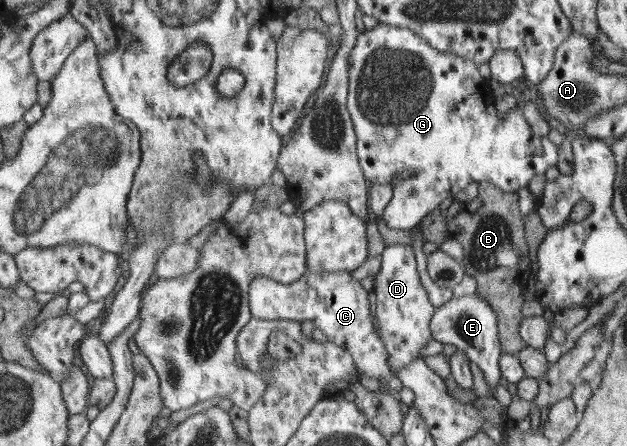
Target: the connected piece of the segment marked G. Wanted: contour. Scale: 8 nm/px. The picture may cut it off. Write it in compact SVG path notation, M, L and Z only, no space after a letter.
M379 23L373 29L359 33L358 42L356 42L355 50L352 52L350 59L350 85L349 85L349 98L347 100L347 107L351 112L351 117L355 123L355 131L358 136L357 149L359 152L359 161L361 162L364 174L371 184L389 184L394 189L393 199L386 207L384 214L381 216L385 220L387 226L390 228L400 229L403 233L407 233L410 228L420 224L424 217L438 209L442 204L441 200L446 200L455 192L460 192L464 188L468 188L472 182L482 182L482 180L492 181L493 184L500 187L502 190L510 193L516 193L520 188L529 186L530 180L538 174L544 174L550 166L556 166L558 162L558 146L547 138L540 136L534 132L532 125L528 123L528 119L523 114L523 104L518 103L516 112L514 113L514 126L508 126L510 122L510 113L506 117L500 118L500 114L496 111L494 105L494 92L490 90L489 82L483 79L478 73L477 65L474 64L470 67L460 66L454 68L452 66L453 55L438 51L433 48L431 44L424 38L424 36L410 30L409 28L396 28L390 24Z

